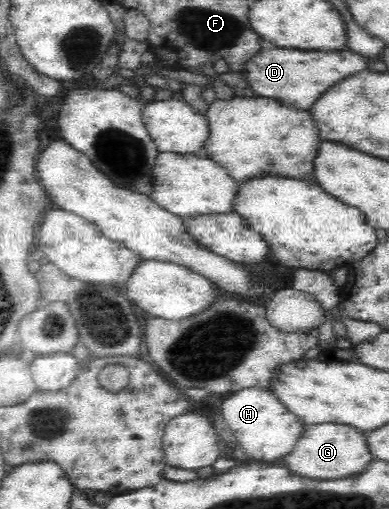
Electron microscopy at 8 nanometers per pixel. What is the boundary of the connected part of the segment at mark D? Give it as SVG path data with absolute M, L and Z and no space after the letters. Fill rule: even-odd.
M271 48L259 52L245 64L247 84L253 88L257 96L263 98L279 98L283 104L309 110L309 106L335 82L341 78L367 68L367 59L351 51L325 54L325 52L299 52L287 48Z

